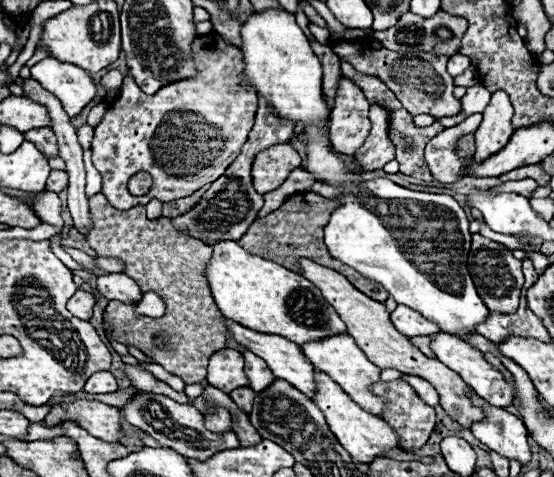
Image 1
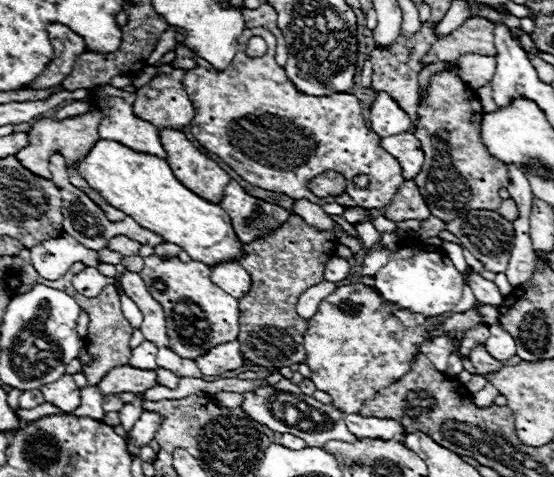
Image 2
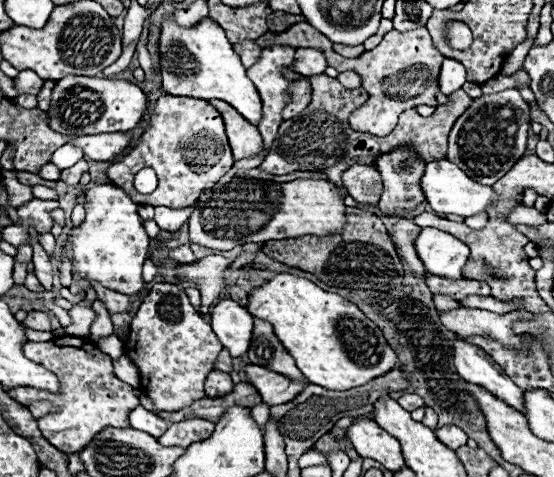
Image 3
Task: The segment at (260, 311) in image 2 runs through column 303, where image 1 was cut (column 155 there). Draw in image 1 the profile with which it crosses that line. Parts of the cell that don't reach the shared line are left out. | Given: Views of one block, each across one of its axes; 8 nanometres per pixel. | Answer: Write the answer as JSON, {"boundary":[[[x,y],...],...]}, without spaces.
{"boundary":[[[94,194],[94,196],[88,196],[88,206],[90,206],[92,228],[90,228],[90,232],[86,232],[84,238],[90,244],[90,248],[94,248],[98,256],[122,260],[124,274],[130,276],[132,280],[136,280],[142,294],[156,292],[166,302],[166,312],[162,318],[148,318],[148,316],[136,314],[136,304],[124,304],[118,300],[110,300],[108,306],[104,308],[102,320],[104,320],[104,324],[110,326],[112,338],[116,342],[142,350],[164,370],[180,376],[186,384],[202,382],[206,378],[206,372],[204,372],[206,360],[210,360],[210,356],[216,350],[226,348],[226,326],[222,326],[222,314],[214,306],[214,298],[210,298],[210,290],[206,290],[206,282],[202,282],[202,266],[206,266],[206,262],[210,260],[210,246],[192,236],[178,232],[170,224],[170,218],[164,218],[164,216],[160,216],[156,220],[146,218],[146,208],[142,204],[134,206],[130,210],[116,210],[106,202],[106,198],[102,194]]]}

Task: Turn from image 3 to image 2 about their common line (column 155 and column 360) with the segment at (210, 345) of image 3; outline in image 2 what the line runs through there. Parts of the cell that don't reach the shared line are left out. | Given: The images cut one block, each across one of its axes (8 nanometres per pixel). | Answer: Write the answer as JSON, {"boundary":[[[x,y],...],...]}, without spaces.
{"boundary":[[[354,284],[354,286],[338,286],[330,296],[326,296],[316,314],[308,320],[310,328],[306,332],[306,364],[310,366],[310,378],[314,380],[316,388],[326,392],[336,408],[346,412],[358,412],[362,402],[374,398],[378,388],[396,382],[410,370],[410,360],[418,356],[416,342],[426,338],[434,318],[426,318],[422,314],[410,312],[396,312],[392,314],[388,308],[382,306],[382,300],[374,294],[370,286]]]}

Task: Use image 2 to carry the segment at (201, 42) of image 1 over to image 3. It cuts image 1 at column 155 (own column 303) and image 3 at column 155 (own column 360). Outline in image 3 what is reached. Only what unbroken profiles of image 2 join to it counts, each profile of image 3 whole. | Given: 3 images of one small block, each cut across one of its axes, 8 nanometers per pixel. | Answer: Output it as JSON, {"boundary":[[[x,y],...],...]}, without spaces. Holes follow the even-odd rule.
{"boundary":[[[162,96],[156,102],[146,132],[134,148],[108,168],[108,178],[114,186],[126,190],[138,204],[188,208],[204,190],[212,188],[232,164],[234,158],[222,118],[208,102],[186,96]],[[146,166],[154,168],[158,174],[158,188],[152,194],[140,194],[134,188],[134,174]]]}

